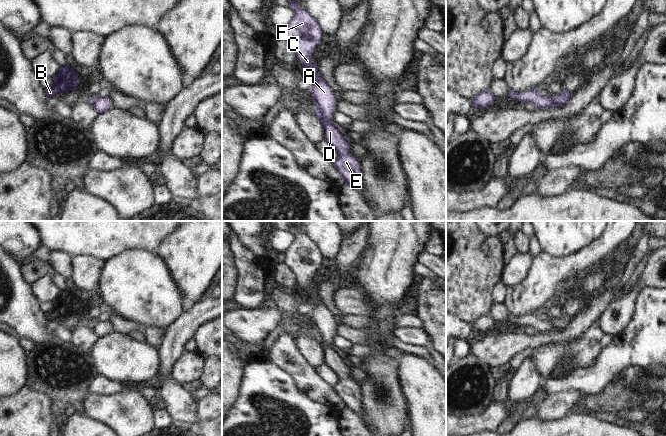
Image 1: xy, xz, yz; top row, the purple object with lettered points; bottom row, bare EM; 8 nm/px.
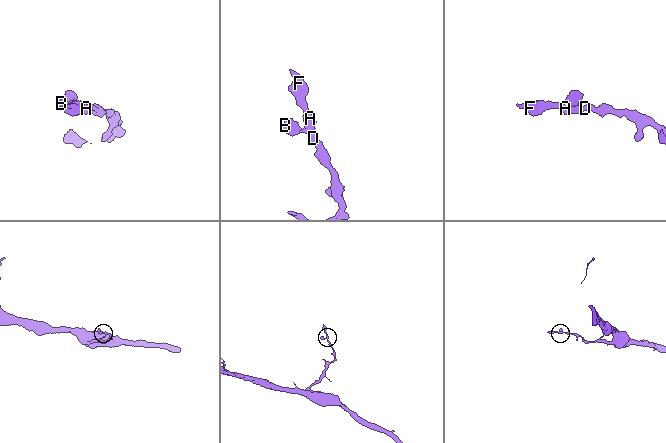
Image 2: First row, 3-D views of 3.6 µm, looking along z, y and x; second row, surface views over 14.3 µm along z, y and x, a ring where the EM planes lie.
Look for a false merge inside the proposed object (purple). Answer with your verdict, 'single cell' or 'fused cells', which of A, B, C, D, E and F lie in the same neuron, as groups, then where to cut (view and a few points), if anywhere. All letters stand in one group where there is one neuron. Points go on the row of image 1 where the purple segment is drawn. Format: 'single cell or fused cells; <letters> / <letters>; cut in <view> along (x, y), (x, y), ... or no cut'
fused cells; A C D E F / B; cut in xz along (315, 106), (320, 110), (323, 123)

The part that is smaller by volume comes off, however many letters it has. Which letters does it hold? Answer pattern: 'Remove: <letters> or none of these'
Remove: B.

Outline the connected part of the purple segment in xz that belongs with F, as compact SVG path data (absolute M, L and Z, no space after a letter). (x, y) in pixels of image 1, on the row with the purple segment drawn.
M297 0L290 1L289 7L294 10L294 16L284 27L284 39L294 49L298 61L314 77L311 96L315 107L322 113L325 140L338 153L333 165L346 184L358 191L361 184L358 159L350 153L351 143L342 135L340 128L332 119L337 100L332 89L321 77L318 64L314 61L313 53L316 46L321 43L323 31L308 11L298 5Z

